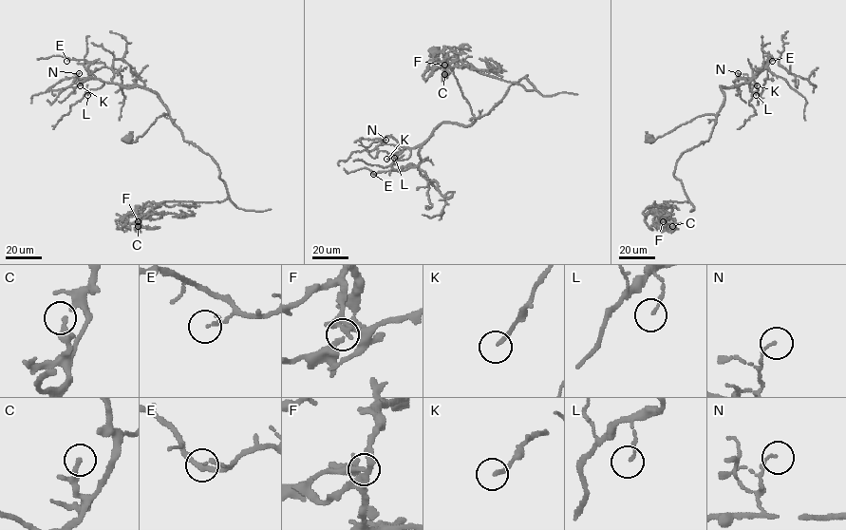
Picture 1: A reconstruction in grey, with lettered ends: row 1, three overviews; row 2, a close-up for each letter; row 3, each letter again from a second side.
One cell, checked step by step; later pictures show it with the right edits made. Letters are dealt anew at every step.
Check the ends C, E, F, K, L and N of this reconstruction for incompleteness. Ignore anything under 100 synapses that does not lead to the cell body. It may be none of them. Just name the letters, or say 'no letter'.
no letter

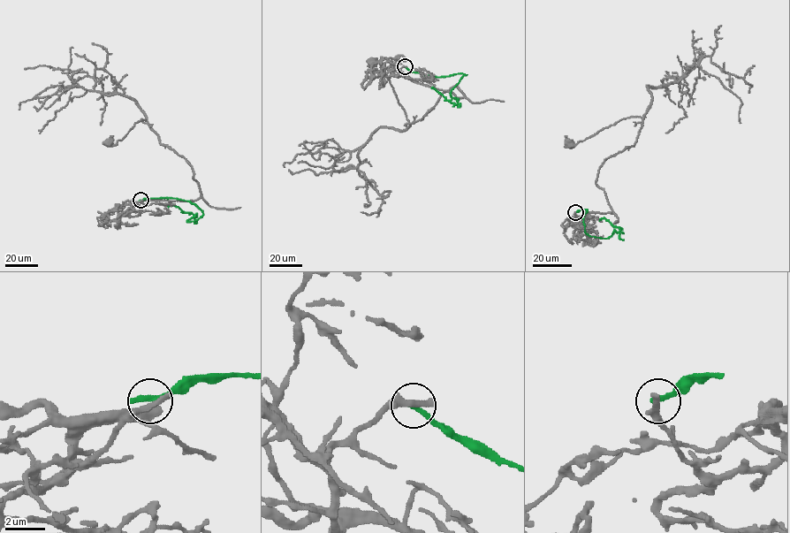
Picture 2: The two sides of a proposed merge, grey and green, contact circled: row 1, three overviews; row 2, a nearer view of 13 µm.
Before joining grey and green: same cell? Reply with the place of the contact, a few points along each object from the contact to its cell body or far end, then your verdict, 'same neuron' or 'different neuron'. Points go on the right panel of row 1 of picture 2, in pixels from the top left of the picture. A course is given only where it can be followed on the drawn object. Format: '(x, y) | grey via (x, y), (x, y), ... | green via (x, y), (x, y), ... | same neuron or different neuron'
(575, 212) | grey via (575, 212), (580, 219), (611, 213), (596, 183), (599, 168), (634, 144), (642, 118), (623, 118), (569, 145) | green via (575, 212), (587, 209), (583, 223), (588, 234), (610, 238), (614, 231), (619, 231), (605, 218), (599, 220) | different neuron

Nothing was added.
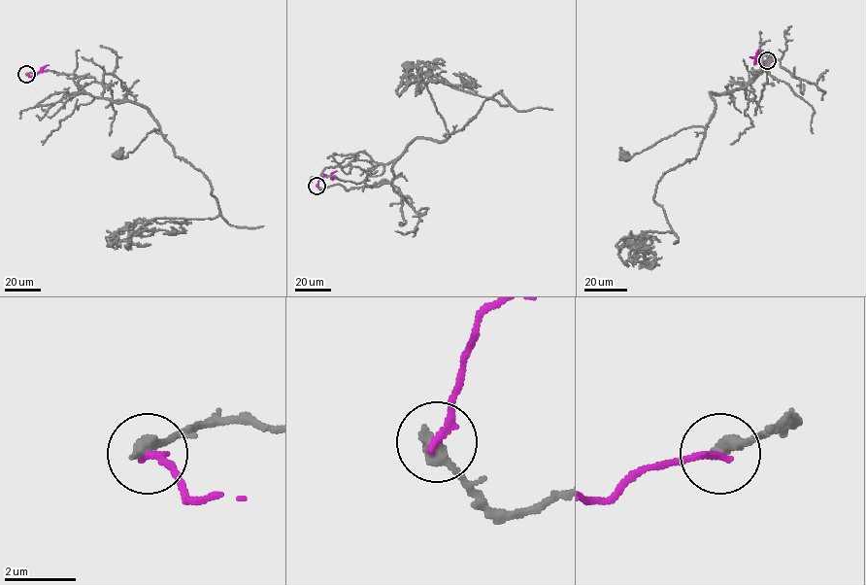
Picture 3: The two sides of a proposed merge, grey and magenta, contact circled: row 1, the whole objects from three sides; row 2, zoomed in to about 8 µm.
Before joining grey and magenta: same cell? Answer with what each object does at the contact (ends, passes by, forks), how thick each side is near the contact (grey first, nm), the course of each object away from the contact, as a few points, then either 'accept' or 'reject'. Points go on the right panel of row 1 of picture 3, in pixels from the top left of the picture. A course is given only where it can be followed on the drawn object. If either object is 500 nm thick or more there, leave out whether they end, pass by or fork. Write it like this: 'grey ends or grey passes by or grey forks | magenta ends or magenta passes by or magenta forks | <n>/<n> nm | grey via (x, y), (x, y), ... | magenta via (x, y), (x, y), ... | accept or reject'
grey ends | magenta ends | 440/200 nm | grey via (767, 60), (772, 57), (746, 86), (710, 92), (715, 114), (705, 127), (683, 128), (624, 157) | magenta via (767, 60), (755, 61), (759, 49) | reject

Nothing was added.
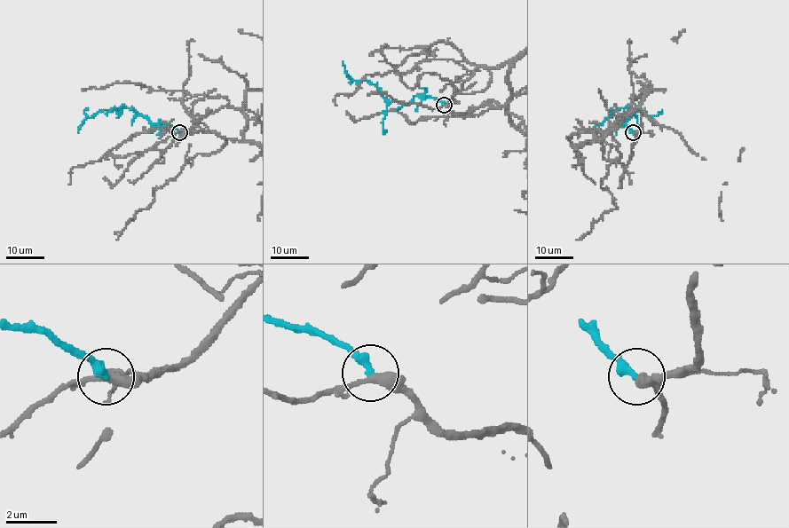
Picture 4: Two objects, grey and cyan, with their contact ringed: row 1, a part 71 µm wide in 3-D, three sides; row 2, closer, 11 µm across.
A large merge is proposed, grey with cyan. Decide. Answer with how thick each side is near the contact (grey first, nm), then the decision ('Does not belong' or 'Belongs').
Thickness 320 nm (grey) against 360 nm. Belongs

